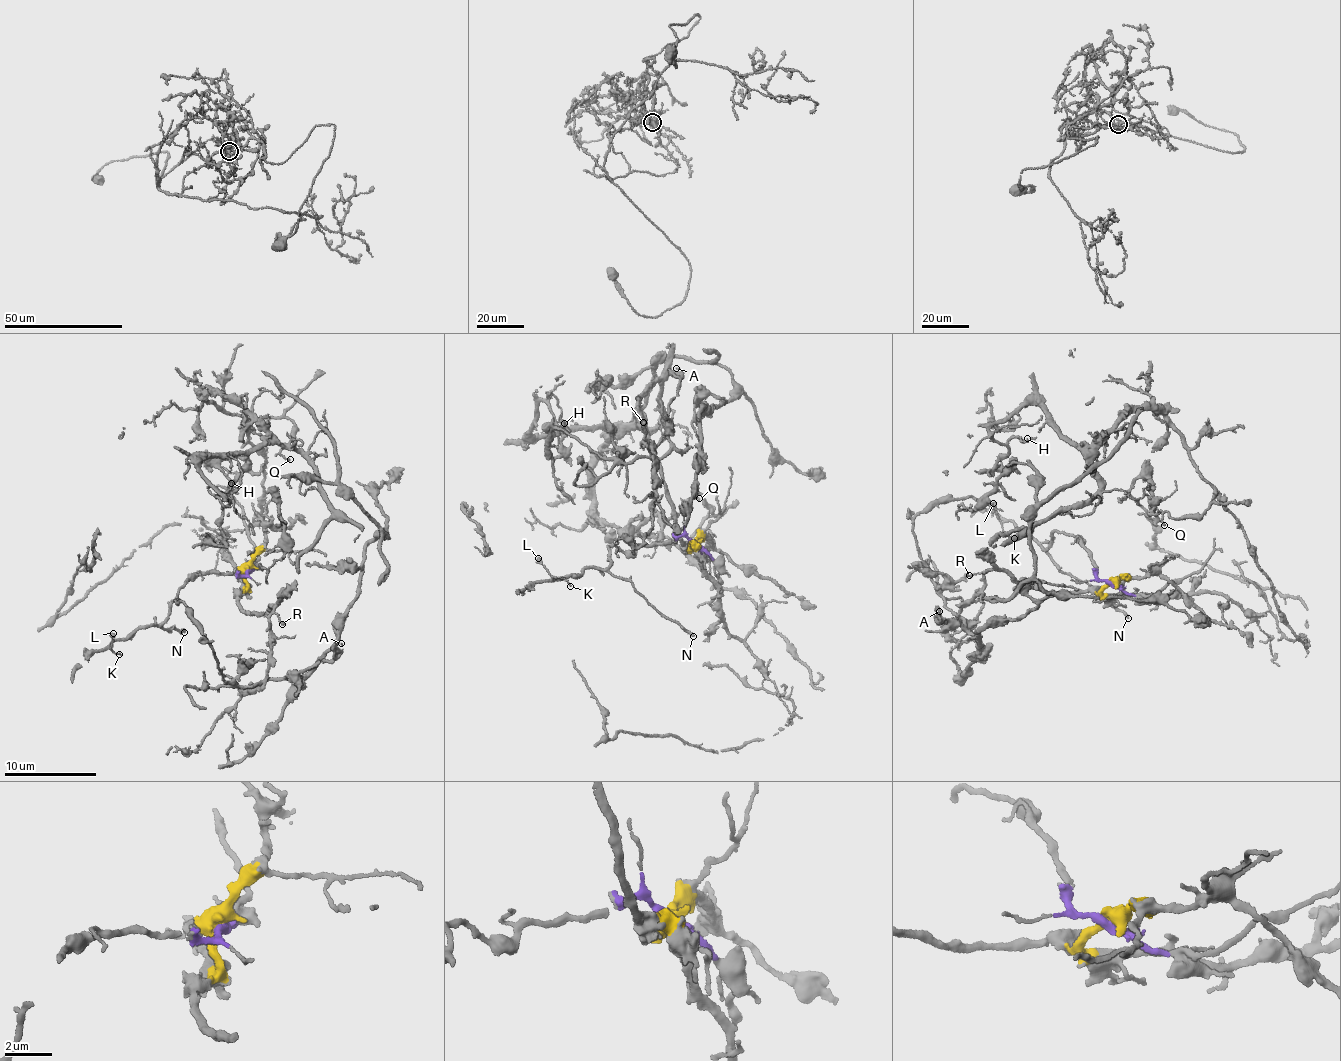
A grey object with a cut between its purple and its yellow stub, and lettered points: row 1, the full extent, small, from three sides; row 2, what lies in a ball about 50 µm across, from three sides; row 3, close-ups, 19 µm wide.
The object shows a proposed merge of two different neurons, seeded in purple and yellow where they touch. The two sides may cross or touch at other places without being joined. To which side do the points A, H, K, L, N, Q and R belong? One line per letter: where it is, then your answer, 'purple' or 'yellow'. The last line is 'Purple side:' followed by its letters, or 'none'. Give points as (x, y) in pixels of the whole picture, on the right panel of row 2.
A: place (939, 611); yellow
H: place (1027, 438); yellow
K: place (1014, 538); purple
L: place (993, 503); purple
N: place (1128, 618); purple
Q: place (1164, 525); yellow
R: place (969, 575); yellow
Purple side: K, L, N

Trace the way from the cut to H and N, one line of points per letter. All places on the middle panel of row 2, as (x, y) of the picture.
H: (694, 545), (642, 440), (698, 445), (730, 373), (659, 362), (605, 450), (531, 432), (564, 424)
N: (694, 543), (682, 536), (626, 553), (610, 546), (613, 563), (610, 568), (643, 598), (694, 636)

